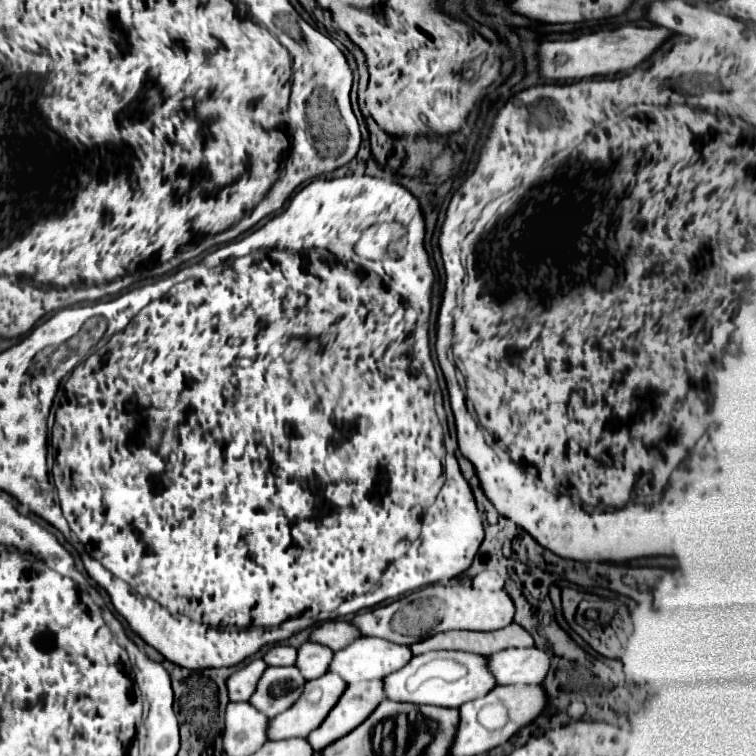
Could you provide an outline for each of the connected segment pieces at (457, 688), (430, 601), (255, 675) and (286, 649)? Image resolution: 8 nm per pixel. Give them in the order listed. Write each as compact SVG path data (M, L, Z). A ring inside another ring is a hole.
M436 650L414 656L402 670L386 676L384 686L390 700L458 708L464 702L486 696L496 686L496 678L488 670L488 656L462 650Z
M426 586L416 590L388 606L358 614L352 622L364 636L378 636L396 644L414 644L436 632L446 630L500 630L514 618L514 602L506 590L496 594L484 594L468 586ZM438 604L438 606L436 606Z
M252 660L248 666L244 666L242 670L238 670L236 674L230 676L228 680L228 692L230 692L230 702L246 702L250 700L250 696L256 690L256 684L260 680L260 676L266 670L266 662L264 660Z
M274 646L268 650L268 654L264 656L268 666L290 666L296 662L298 650L292 646Z

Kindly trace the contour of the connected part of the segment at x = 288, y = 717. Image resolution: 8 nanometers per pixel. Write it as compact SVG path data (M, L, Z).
M330 672L316 680L306 682L306 688L304 688L300 700L292 708L288 708L286 712L282 712L270 720L268 738L270 740L286 740L286 738L294 738L294 736L308 736L314 728L318 728L318 724L322 724L322 720L328 716L330 708L334 708L334 704L340 700L344 690L346 690L346 682L340 676L330 674Z

